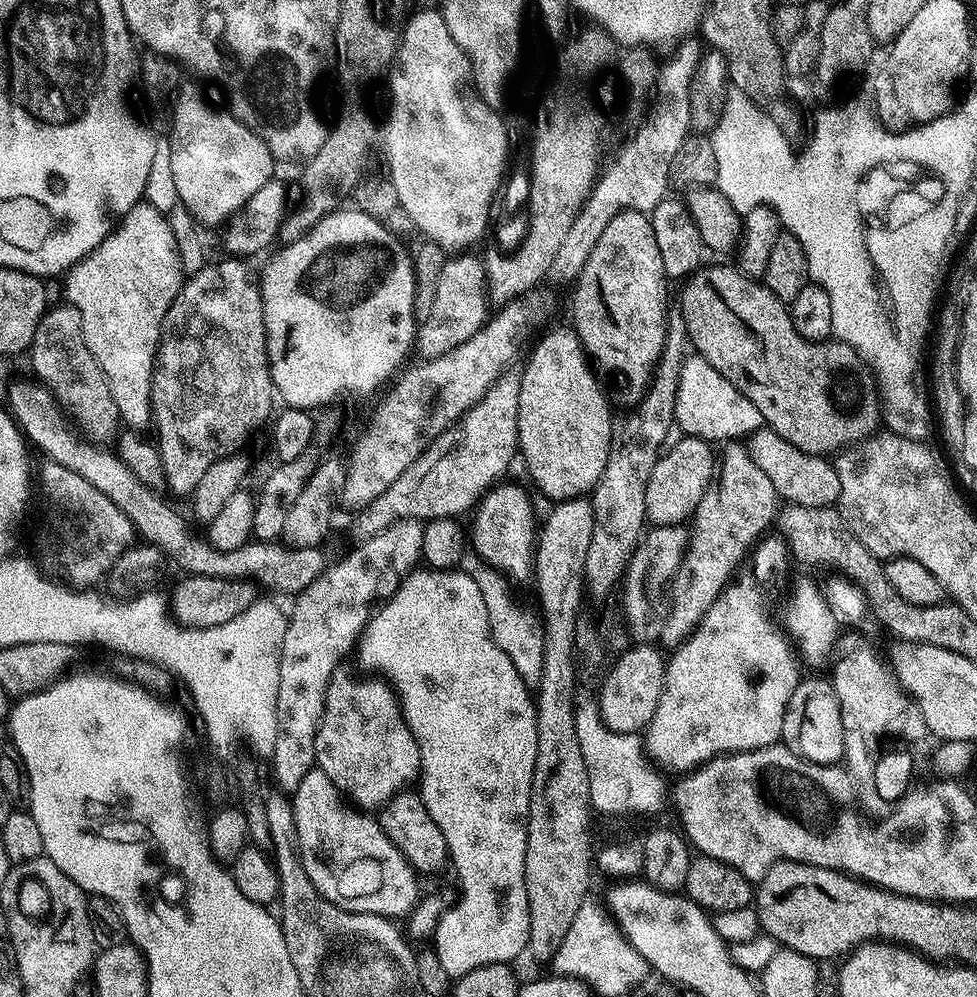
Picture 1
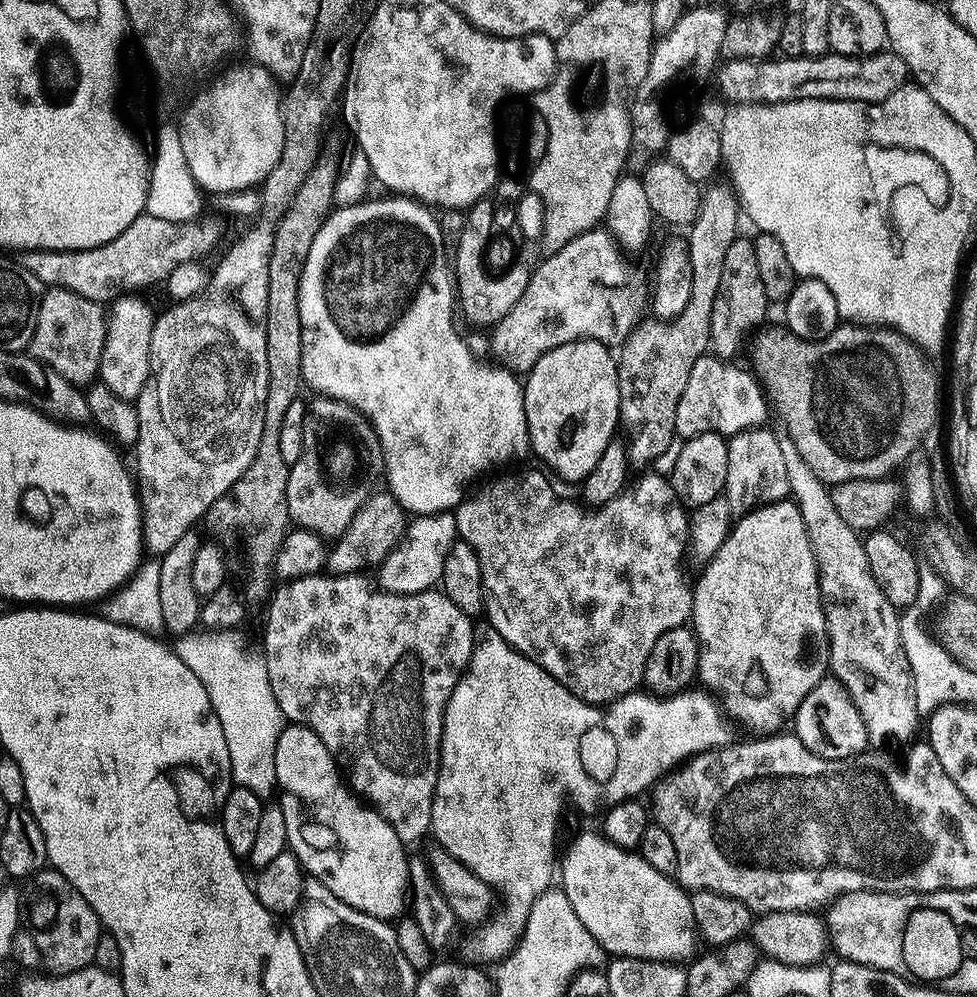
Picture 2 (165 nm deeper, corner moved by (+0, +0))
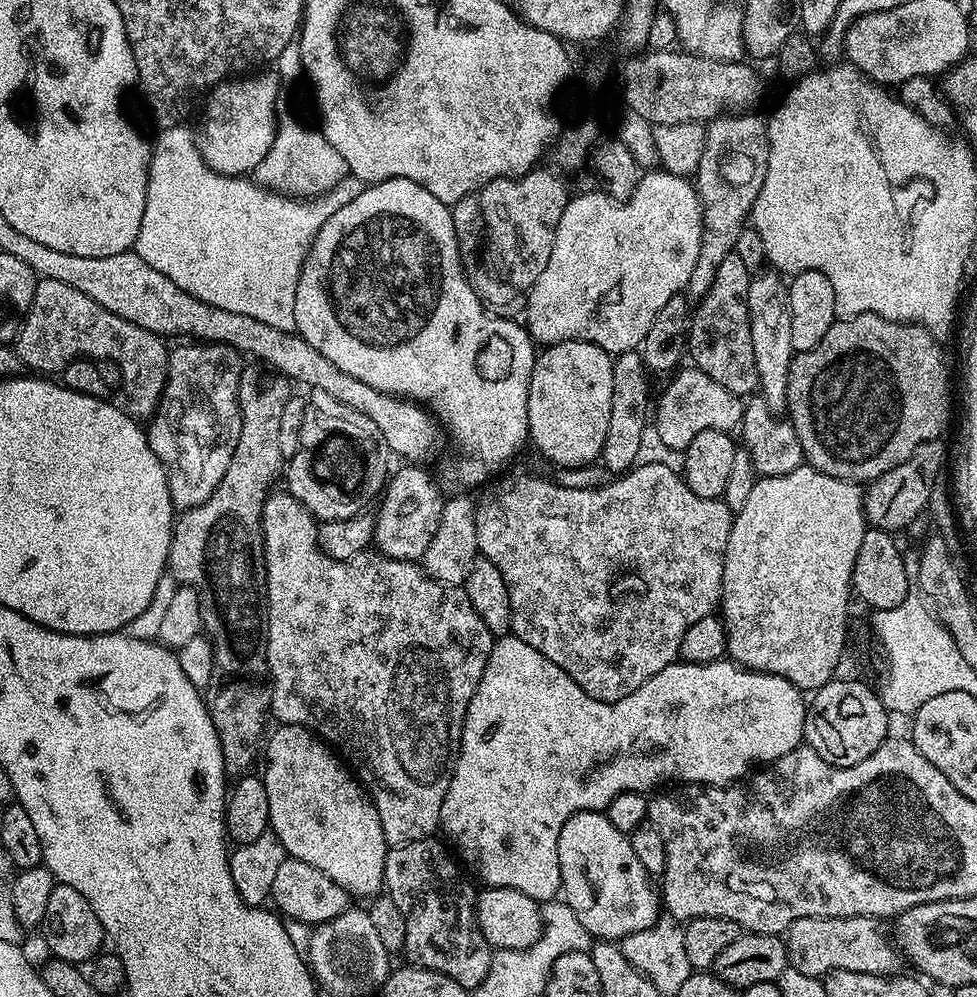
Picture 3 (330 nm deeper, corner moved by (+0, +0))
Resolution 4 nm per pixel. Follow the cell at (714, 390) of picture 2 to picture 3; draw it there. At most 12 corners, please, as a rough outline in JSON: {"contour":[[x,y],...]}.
{"contour":[[681,367],[654,404],[654,432],[688,448],[731,433],[745,401],[701,368]]}

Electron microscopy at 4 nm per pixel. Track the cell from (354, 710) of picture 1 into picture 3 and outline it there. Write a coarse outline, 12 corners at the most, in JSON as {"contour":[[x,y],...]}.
{"contour":[[260,519],[273,717],[389,848],[437,835],[492,631],[463,587]]}

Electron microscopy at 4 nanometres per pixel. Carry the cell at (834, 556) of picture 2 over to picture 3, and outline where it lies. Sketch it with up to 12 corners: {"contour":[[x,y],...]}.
{"contour":[[761,270],[748,291],[750,342],[767,411],[788,402],[790,294]]}

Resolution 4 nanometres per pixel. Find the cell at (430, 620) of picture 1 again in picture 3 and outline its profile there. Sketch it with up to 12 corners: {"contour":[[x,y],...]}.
{"contour":[[511,634],[440,828],[485,885],[560,892],[558,834],[663,780],[801,747],[806,700],[725,658],[590,698]]}

